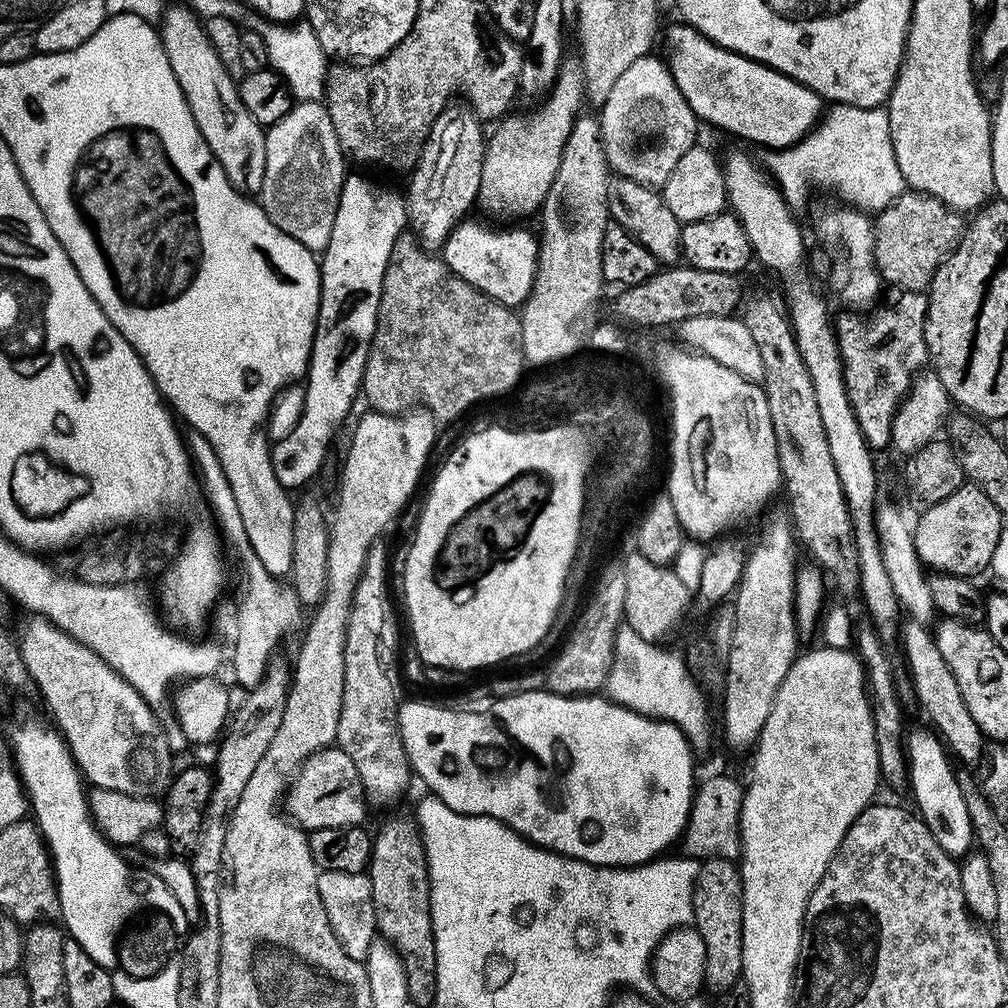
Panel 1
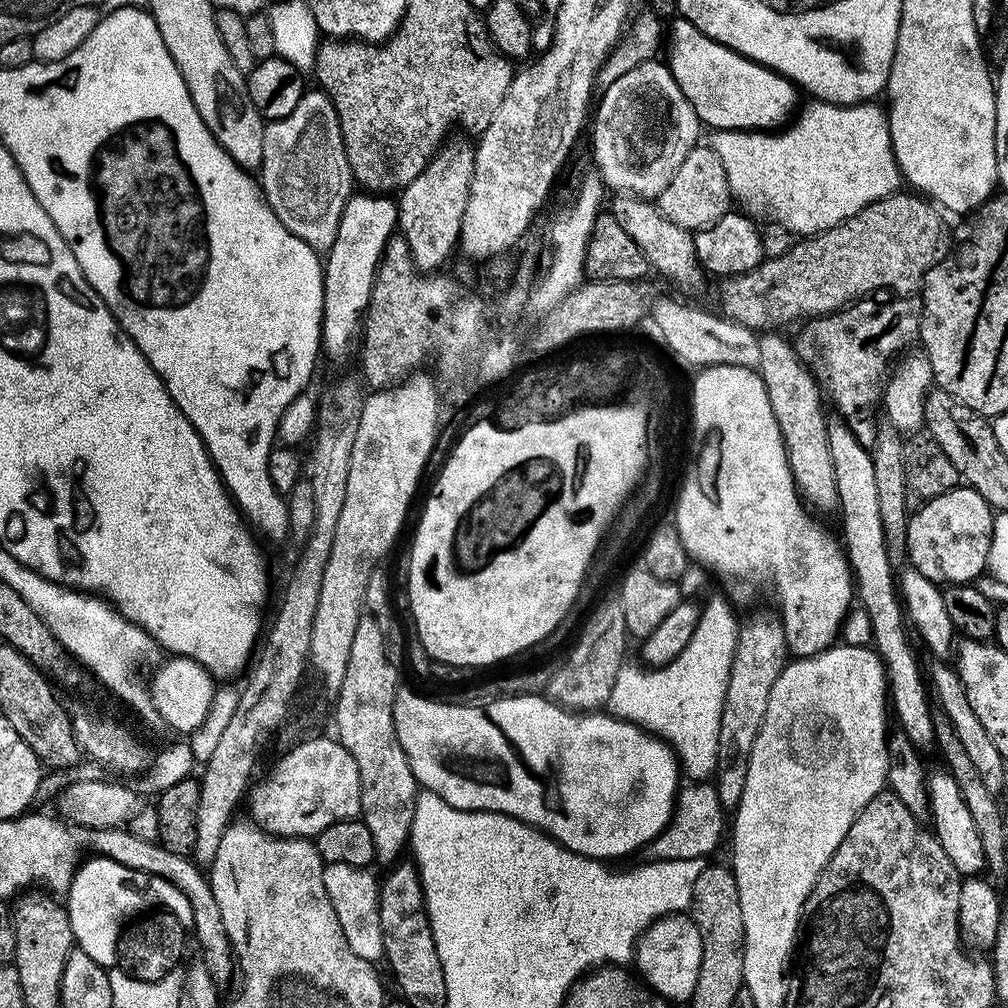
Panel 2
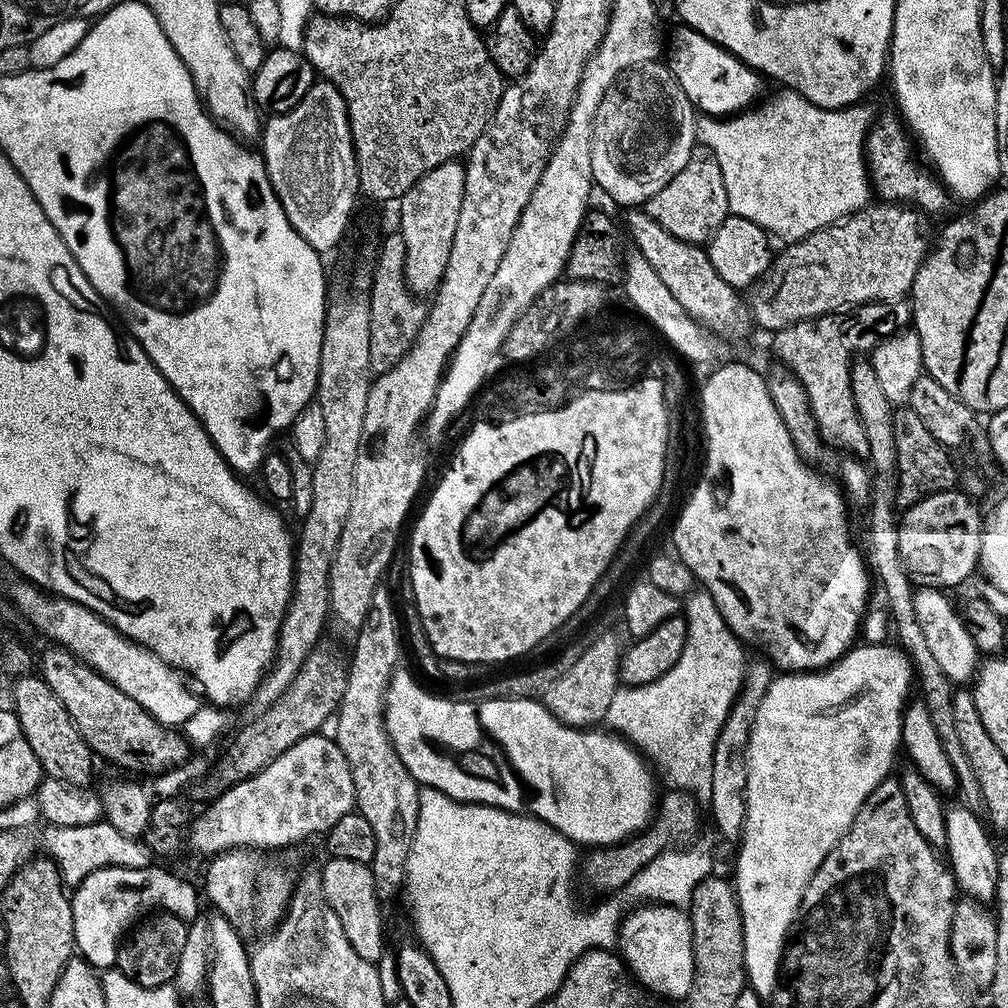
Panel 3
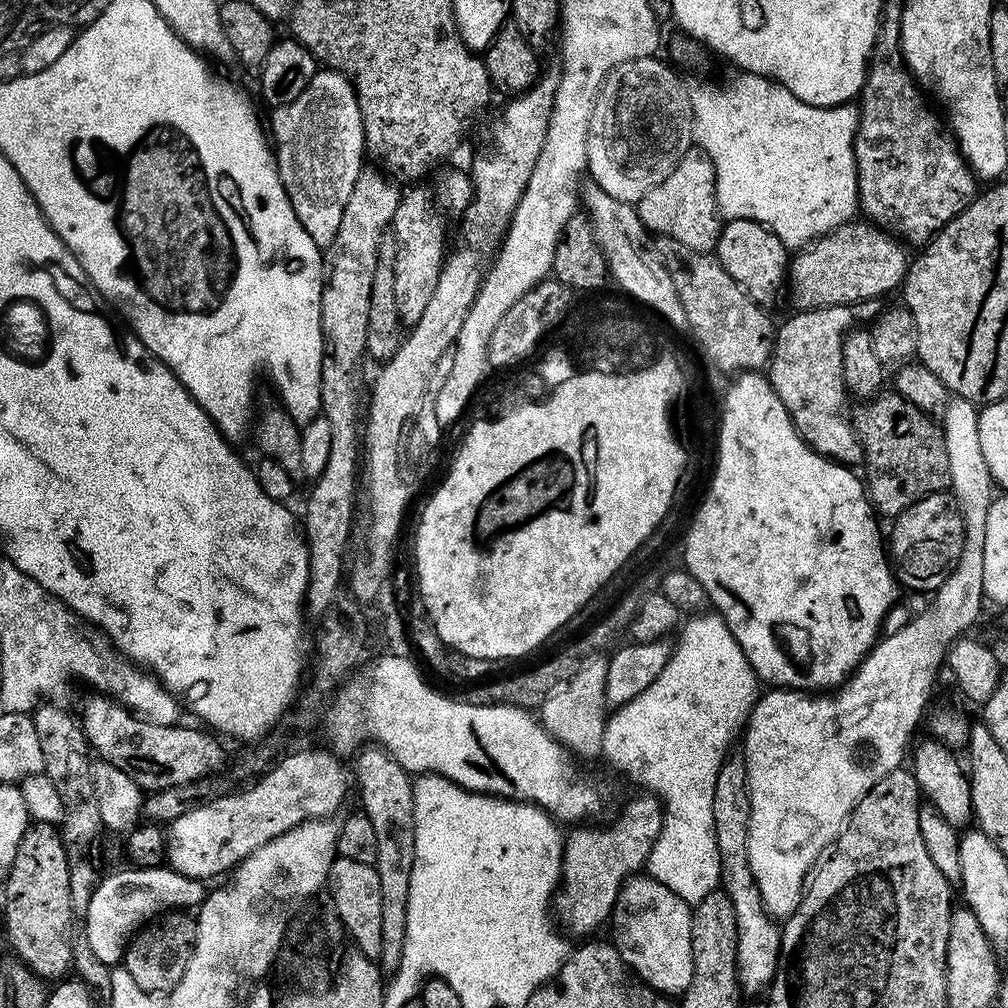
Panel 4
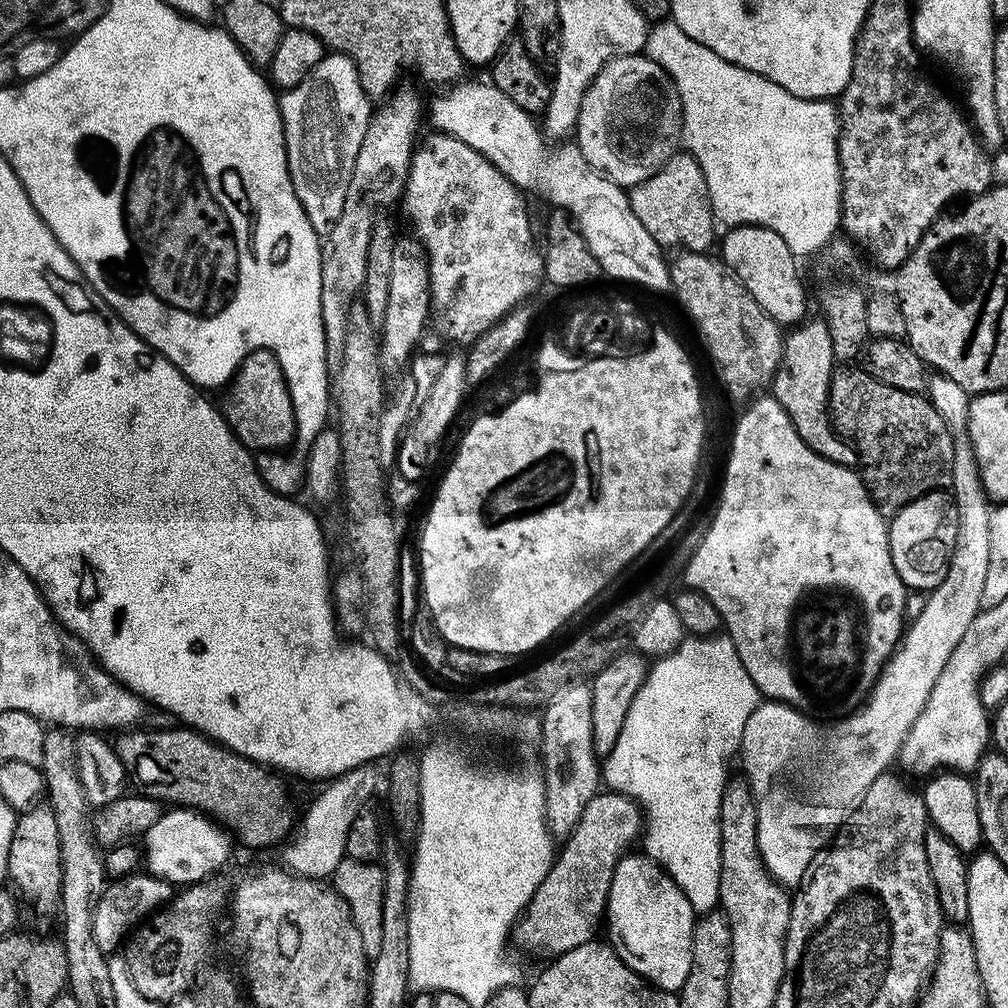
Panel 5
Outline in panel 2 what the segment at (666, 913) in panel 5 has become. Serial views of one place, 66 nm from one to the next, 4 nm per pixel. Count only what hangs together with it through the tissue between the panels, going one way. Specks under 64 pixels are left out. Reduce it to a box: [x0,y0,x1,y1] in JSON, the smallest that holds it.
[635,915,702,1002]

